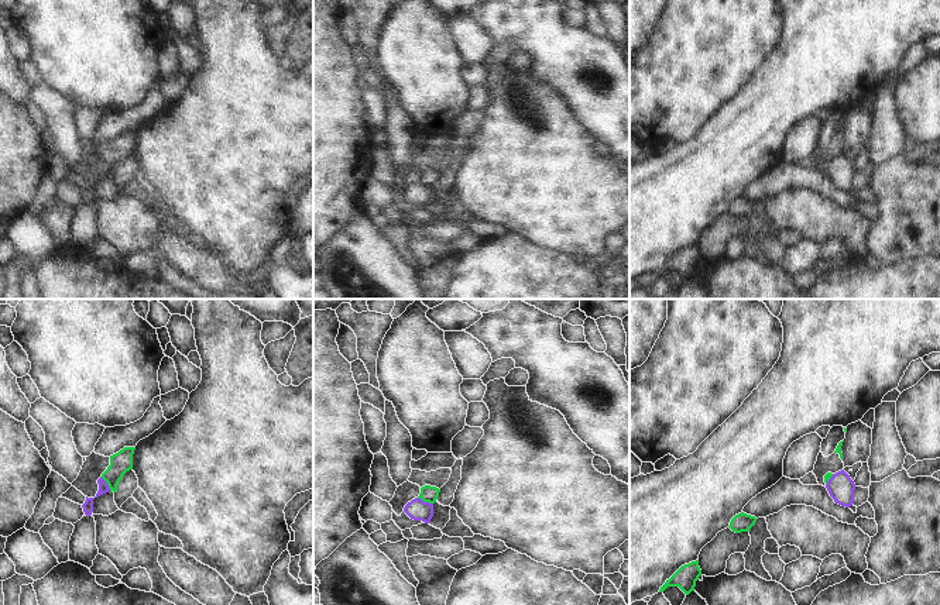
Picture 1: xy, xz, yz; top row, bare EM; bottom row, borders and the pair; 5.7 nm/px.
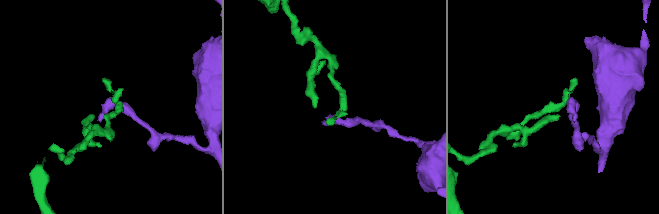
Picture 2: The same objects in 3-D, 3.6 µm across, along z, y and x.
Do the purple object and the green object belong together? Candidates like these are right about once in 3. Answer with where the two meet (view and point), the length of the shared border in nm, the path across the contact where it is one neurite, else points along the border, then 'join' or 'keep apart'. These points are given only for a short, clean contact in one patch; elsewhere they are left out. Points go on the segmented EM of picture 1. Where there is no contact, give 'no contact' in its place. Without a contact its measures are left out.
xz (425, 502) | 100 nm | along xz (418, 497), (432, 504) | keep apart

